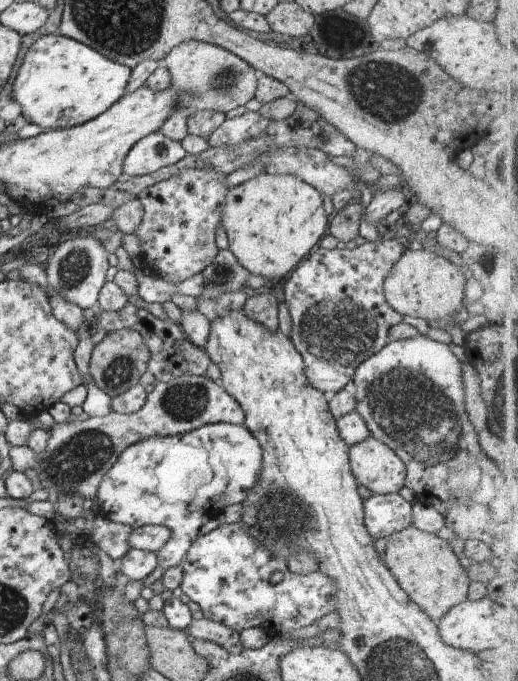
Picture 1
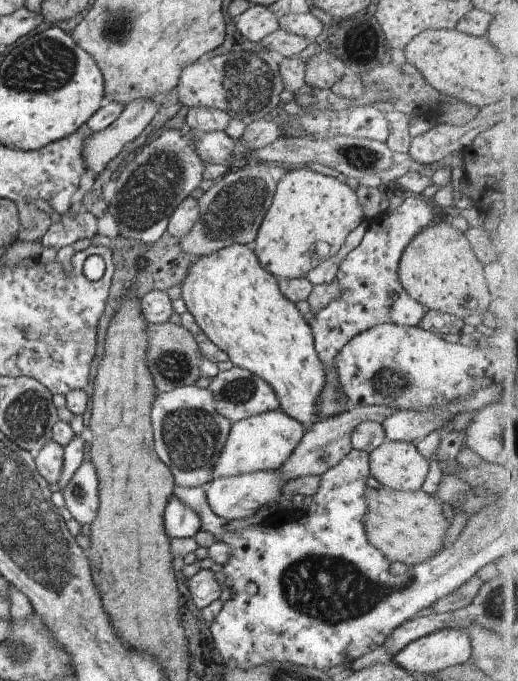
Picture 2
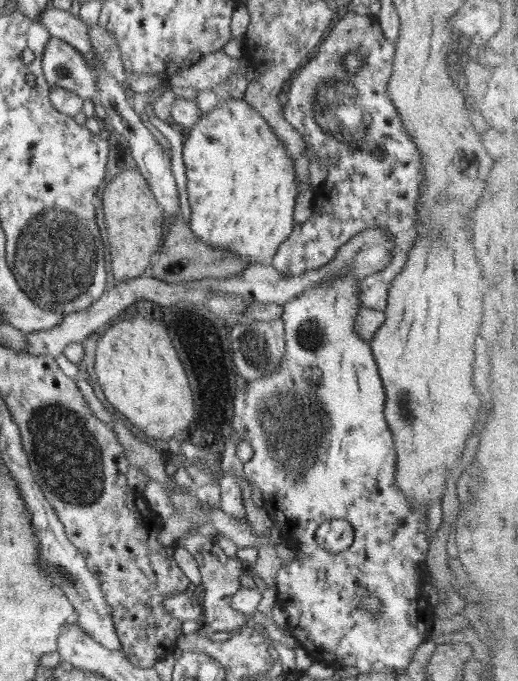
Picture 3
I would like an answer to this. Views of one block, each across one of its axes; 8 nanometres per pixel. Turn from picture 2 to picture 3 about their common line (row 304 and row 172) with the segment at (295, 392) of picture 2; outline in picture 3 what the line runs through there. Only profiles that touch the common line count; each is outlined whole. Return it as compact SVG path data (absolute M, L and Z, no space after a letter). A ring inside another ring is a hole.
M226 99L221 104L215 106L209 115L204 116L199 122L193 124L193 126L187 129L183 140L183 161L186 167L187 176L187 192L190 208L192 210L190 217L191 231L195 237L198 237L200 241L204 241L207 245L226 249L227 253L234 253L236 257L240 257L252 265L267 264L272 261L274 253L278 250L278 247L284 242L292 232L294 227L294 219L292 214L294 212L294 206L296 206L296 198L299 195L296 180L296 173L294 171L294 163L290 154L283 142L276 136L276 133L272 130L272 127L266 122L256 110L254 110L245 99Z

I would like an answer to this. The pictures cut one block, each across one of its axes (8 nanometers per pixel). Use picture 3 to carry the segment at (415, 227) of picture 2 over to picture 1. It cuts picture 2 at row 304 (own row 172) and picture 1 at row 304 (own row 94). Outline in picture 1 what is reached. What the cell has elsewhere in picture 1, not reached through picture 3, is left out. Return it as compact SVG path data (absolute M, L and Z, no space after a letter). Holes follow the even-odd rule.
M398 239L383 242L366 241L360 246L345 246L343 249L316 248L310 258L298 265L287 277L284 298L291 318L291 341L301 352L305 375L309 383L326 395L342 390L355 375L358 365L386 346L389 330L402 321L403 315L396 312L385 299L383 282L386 273L400 258L405 246Z

